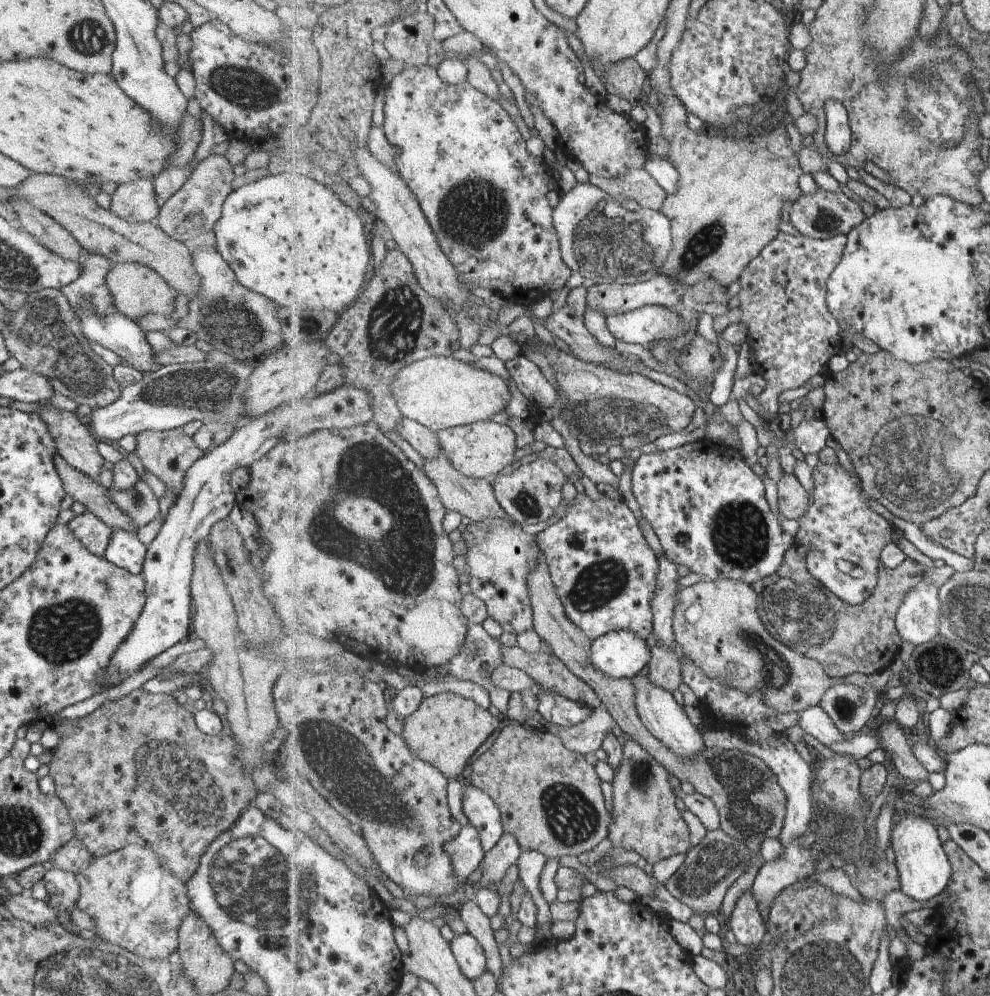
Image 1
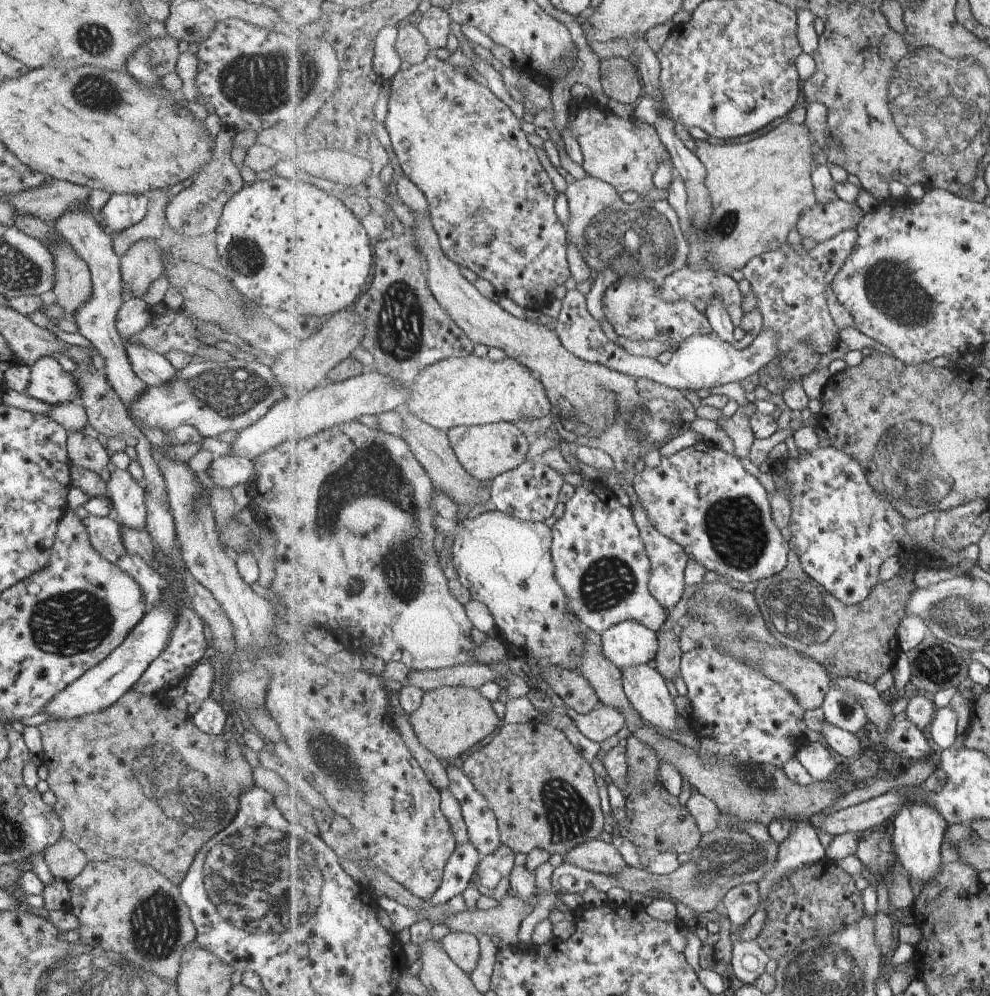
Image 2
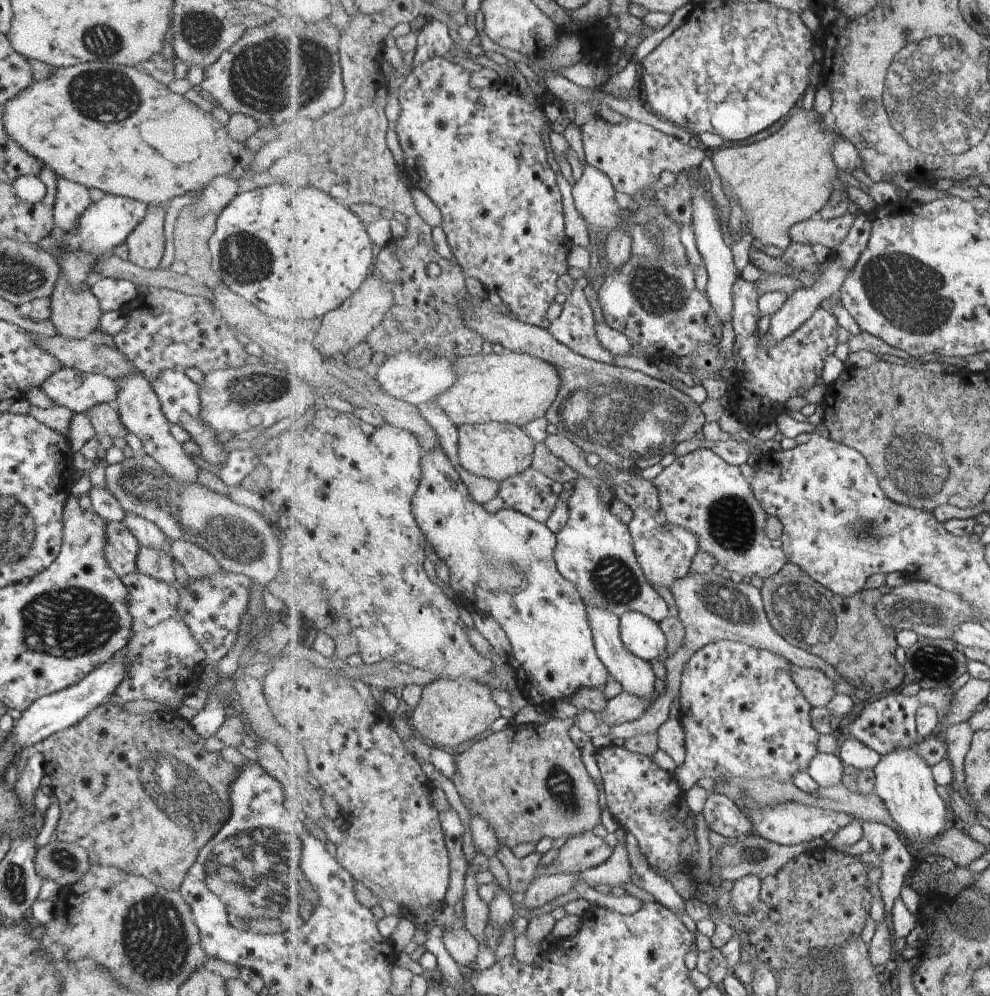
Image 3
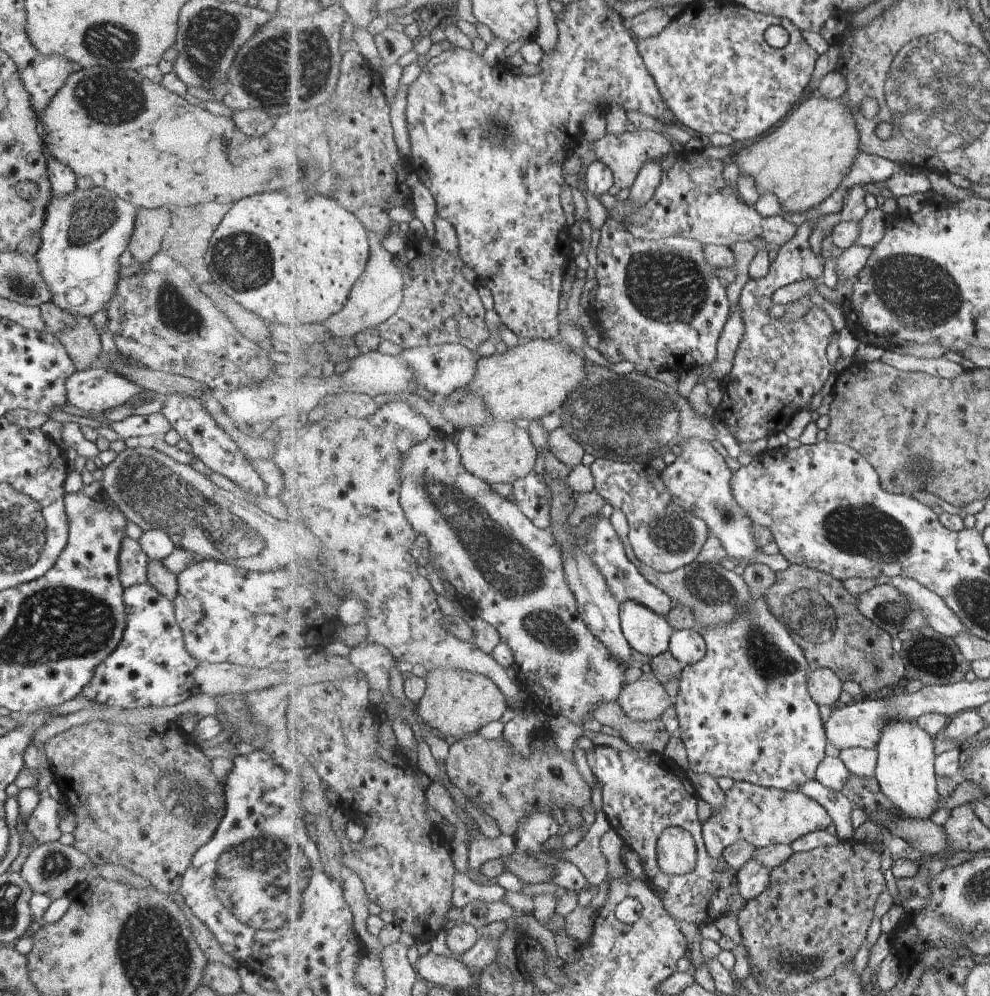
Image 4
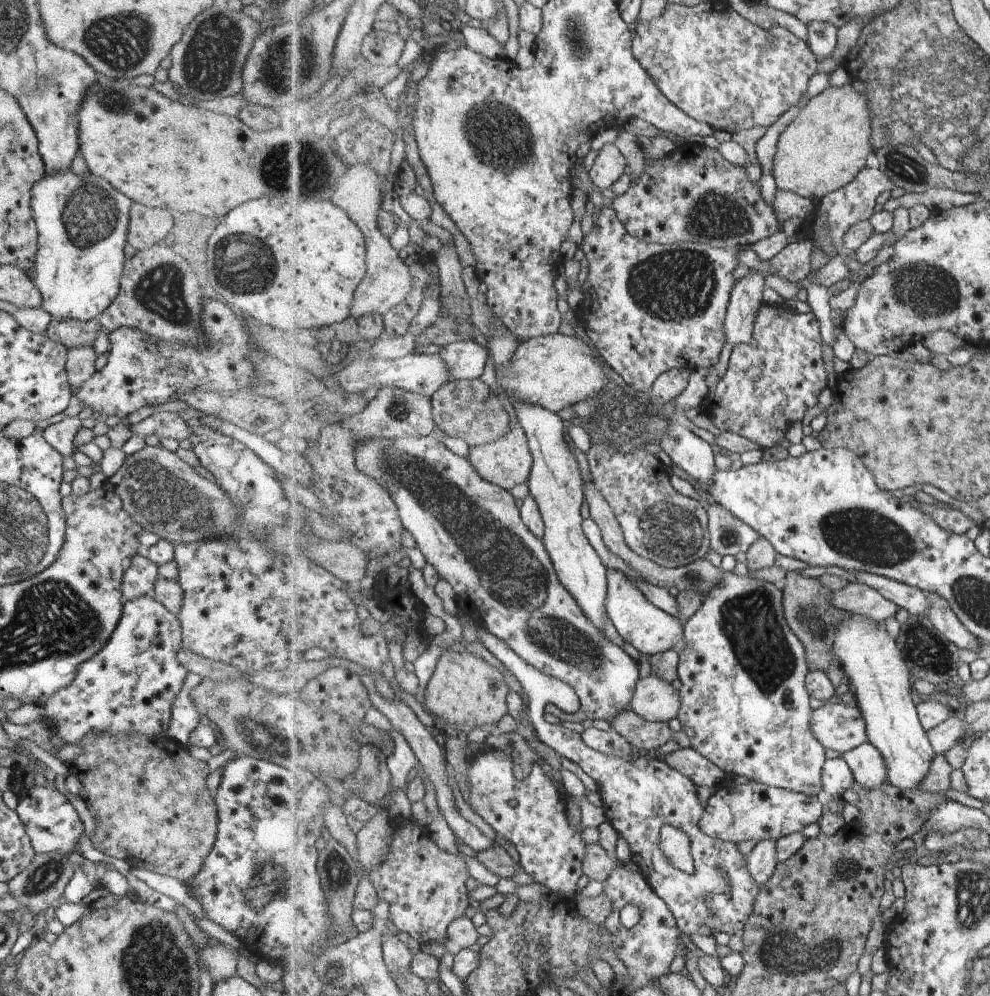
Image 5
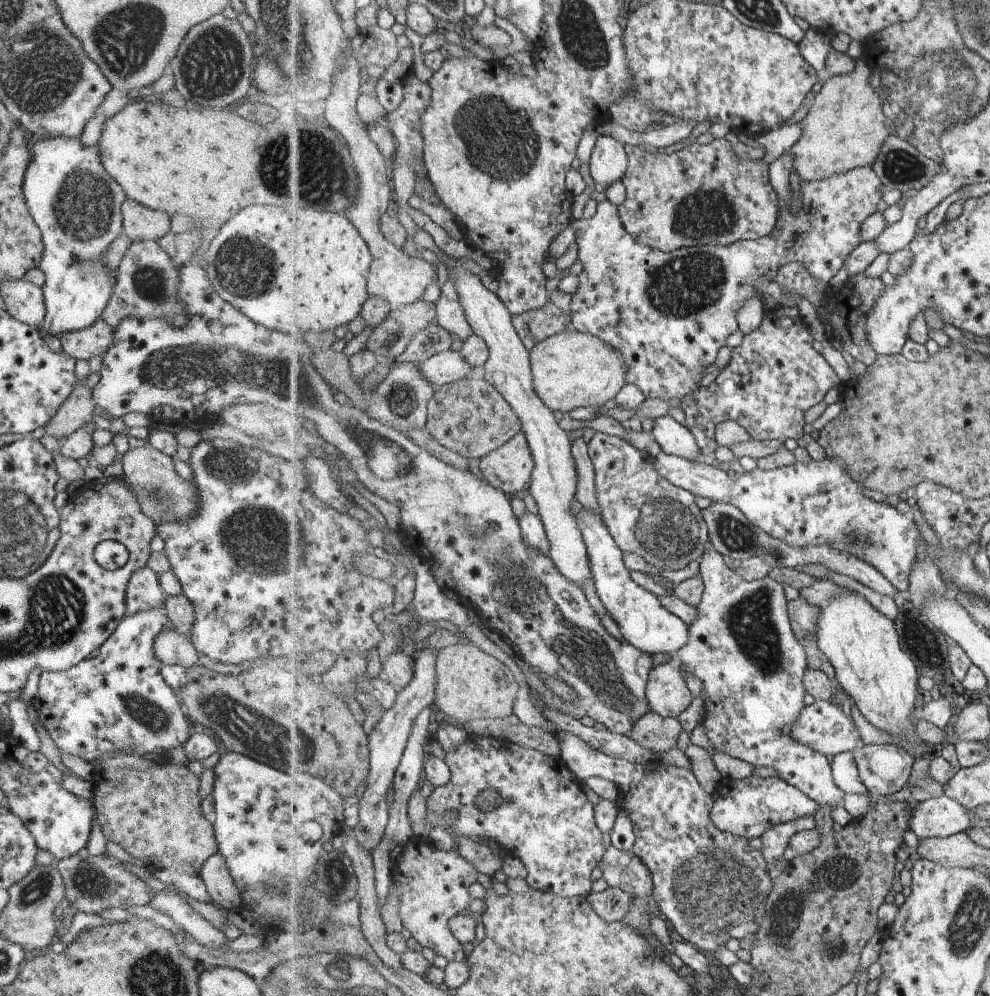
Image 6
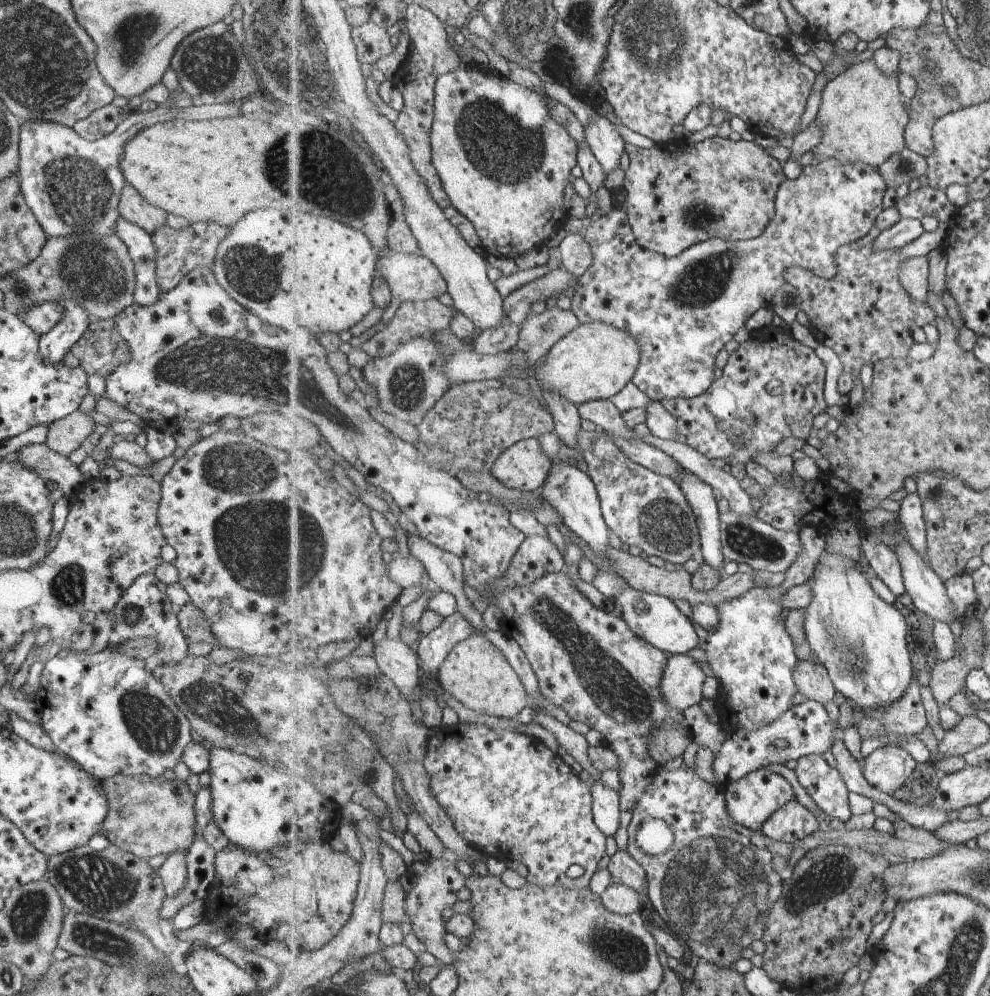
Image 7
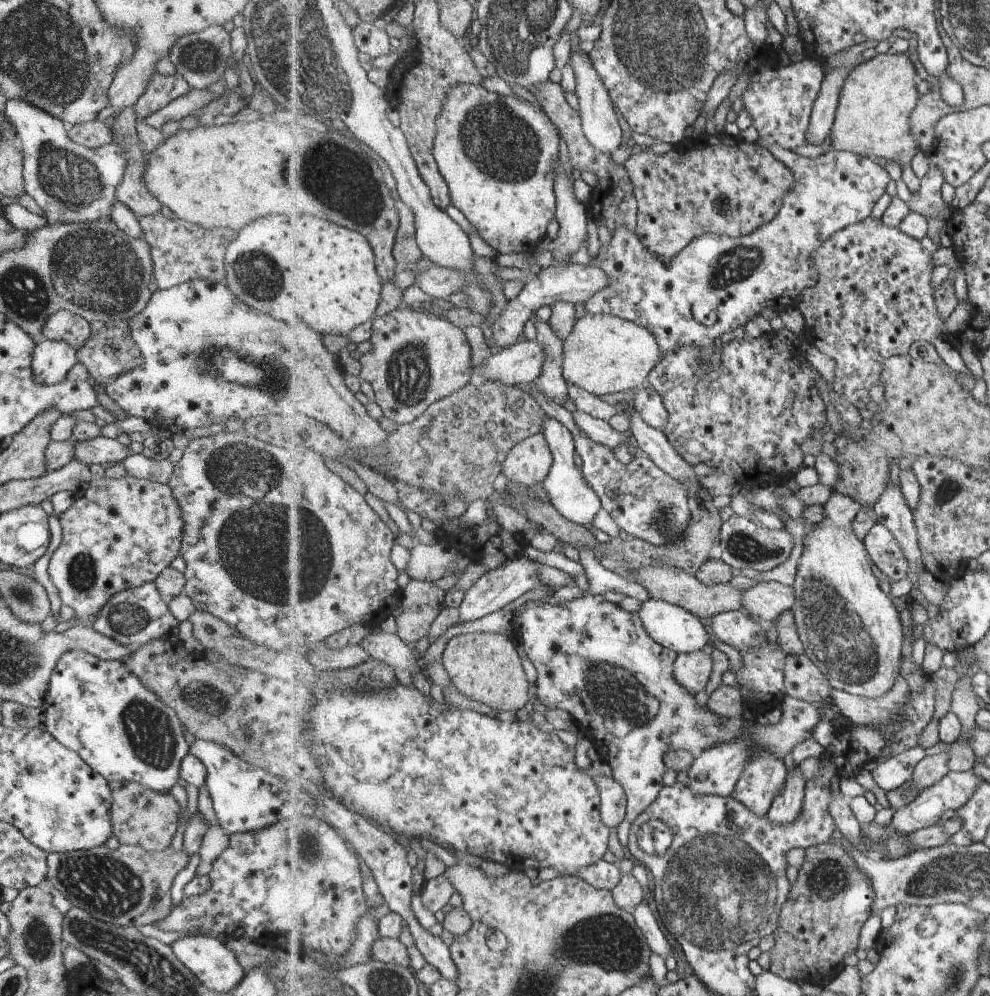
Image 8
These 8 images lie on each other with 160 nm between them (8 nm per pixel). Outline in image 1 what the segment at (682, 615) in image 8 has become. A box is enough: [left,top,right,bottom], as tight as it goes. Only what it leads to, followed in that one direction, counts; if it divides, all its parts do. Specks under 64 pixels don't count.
[592,630,652,678]

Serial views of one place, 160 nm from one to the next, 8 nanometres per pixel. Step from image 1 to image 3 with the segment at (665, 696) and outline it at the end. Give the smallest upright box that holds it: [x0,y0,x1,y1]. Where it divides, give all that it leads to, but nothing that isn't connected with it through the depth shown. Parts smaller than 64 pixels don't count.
[587,605,655,697]

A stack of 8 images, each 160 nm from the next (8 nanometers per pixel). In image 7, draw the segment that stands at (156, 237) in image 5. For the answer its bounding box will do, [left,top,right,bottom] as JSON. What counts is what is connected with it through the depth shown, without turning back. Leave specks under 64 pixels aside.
[117,183,166,234]

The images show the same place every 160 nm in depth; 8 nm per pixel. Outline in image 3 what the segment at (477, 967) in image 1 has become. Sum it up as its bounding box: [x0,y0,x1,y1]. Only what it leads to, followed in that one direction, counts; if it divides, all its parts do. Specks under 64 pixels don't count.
[443,924,480,966]

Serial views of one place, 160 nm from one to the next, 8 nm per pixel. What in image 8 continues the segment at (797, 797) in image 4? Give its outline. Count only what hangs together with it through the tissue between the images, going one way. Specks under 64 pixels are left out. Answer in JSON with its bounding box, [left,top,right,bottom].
[733,750,789,816]

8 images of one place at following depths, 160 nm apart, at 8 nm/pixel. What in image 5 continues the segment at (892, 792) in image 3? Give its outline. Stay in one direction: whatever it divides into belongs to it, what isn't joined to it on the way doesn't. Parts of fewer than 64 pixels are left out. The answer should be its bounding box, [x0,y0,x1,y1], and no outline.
[833,613,936,788]

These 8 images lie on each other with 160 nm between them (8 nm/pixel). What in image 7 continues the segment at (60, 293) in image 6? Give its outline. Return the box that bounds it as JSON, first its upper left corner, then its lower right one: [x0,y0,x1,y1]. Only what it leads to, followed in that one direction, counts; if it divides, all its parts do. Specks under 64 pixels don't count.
[17,106,168,364]

